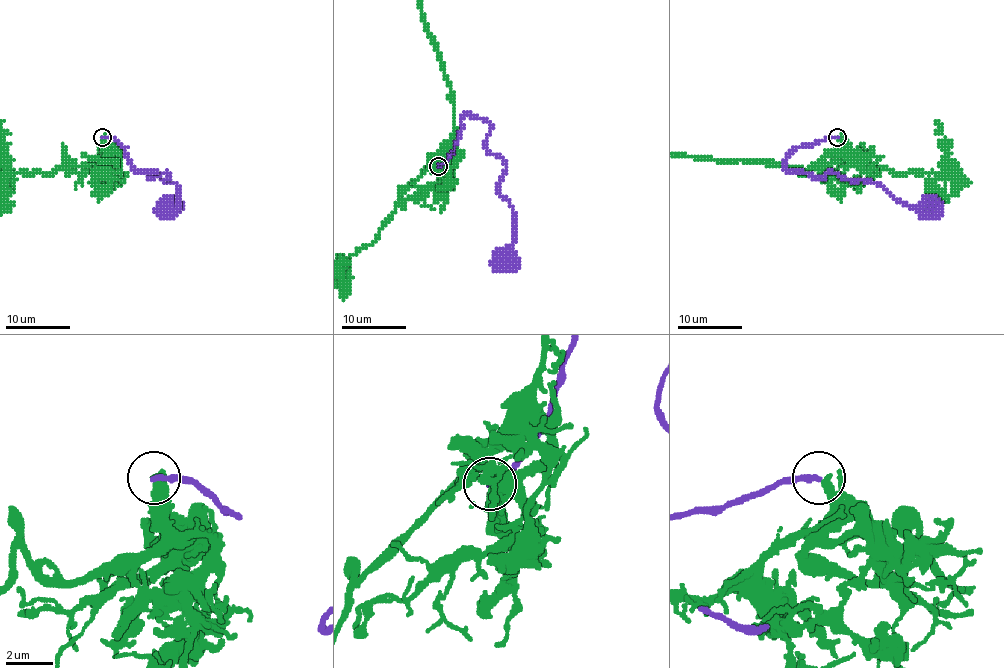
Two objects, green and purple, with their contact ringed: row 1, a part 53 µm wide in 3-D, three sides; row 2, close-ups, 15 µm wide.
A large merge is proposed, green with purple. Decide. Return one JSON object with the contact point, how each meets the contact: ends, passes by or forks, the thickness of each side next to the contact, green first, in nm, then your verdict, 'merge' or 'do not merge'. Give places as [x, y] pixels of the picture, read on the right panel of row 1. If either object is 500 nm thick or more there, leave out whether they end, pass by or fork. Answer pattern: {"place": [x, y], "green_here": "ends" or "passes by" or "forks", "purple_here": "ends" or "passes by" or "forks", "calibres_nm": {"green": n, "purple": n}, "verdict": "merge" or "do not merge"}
{"place": [837, 137], "green_here": "passes by", "purple_here": "ends", "calibres_nm": {"green": 260, "purple": 240}, "verdict": "do not merge"}

